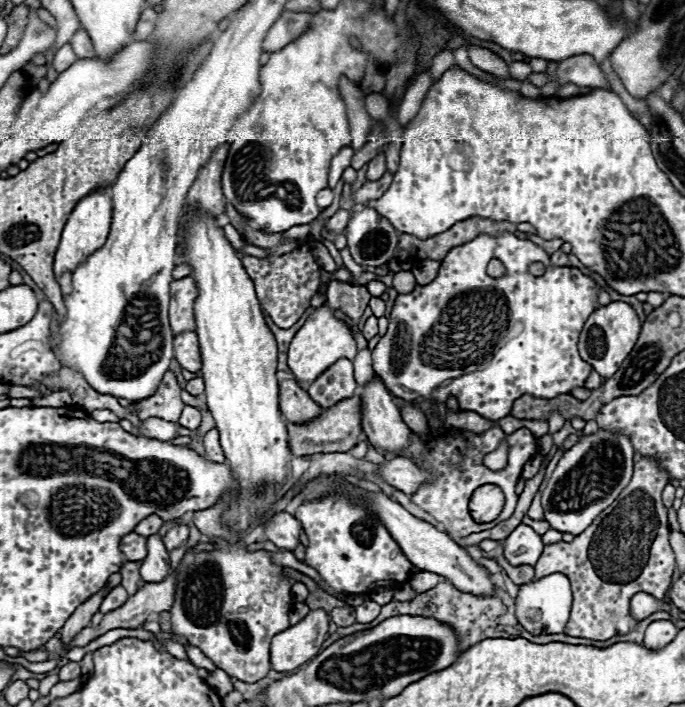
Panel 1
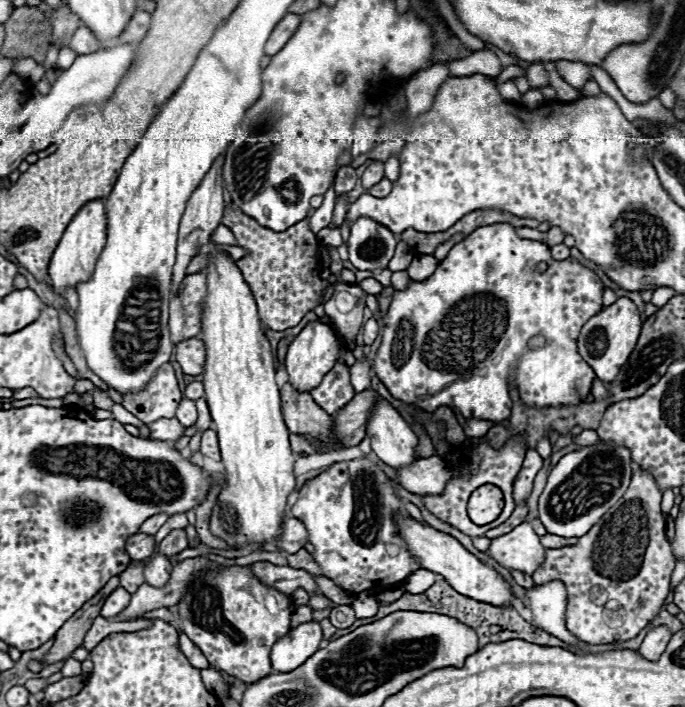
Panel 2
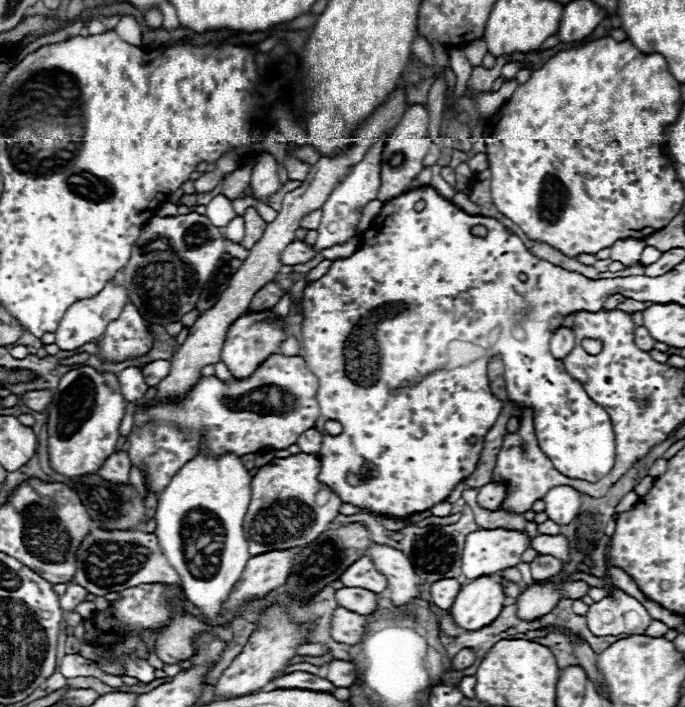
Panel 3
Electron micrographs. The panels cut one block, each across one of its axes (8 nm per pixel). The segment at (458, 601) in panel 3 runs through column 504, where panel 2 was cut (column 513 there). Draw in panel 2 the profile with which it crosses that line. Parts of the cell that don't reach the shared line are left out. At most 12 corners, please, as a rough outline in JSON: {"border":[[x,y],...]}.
{"border":[[396,512],[396,528],[424,570],[462,596],[510,606],[496,570],[456,538]]}

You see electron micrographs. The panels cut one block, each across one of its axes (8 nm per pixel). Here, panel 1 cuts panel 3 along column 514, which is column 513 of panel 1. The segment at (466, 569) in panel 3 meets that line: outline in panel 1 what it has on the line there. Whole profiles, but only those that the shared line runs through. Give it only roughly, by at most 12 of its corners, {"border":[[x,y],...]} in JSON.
{"border":[[520,524],[504,544],[512,566],[534,566],[542,536]]}

